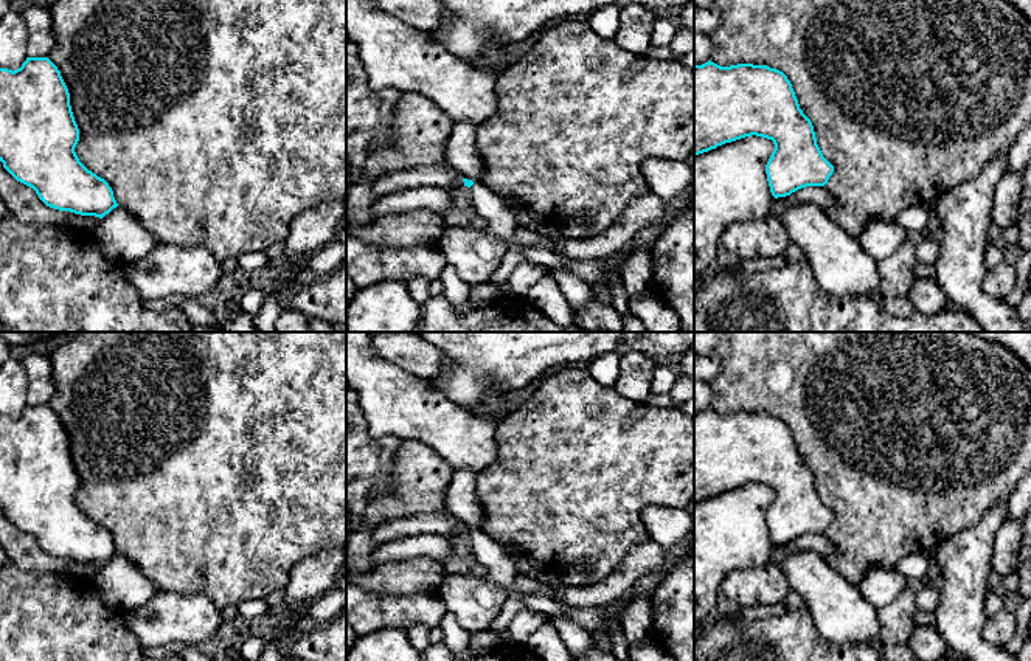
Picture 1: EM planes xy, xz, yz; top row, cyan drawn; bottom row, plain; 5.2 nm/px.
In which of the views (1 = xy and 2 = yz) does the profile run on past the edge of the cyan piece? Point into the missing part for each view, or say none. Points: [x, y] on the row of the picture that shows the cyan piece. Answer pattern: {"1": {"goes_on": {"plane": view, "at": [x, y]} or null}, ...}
{"1": {"goes_on": null}, "2": {"goes_on": null}}

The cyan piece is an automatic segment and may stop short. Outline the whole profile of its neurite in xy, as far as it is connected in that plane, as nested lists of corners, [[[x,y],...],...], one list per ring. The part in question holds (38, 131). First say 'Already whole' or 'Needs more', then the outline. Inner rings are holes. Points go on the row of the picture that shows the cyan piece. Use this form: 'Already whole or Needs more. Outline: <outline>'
Already whole. Outline: [[[26,57],[17,70],[0,68],[0,161],[50,208],[102,219],[118,206],[109,183],[89,171],[75,147],[79,129],[70,93],[48,57]]]

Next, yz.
Already whole. Outline: [[[711,61],[694,65],[694,155],[745,137],[772,140],[775,149],[765,164],[775,199],[806,186],[824,186],[834,166],[823,157],[814,126],[800,109],[787,76],[767,65],[738,64],[720,67]]]

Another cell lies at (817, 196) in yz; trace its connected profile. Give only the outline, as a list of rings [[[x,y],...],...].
[[[806,186],[792,192],[790,196],[786,196],[784,199],[789,205],[809,203],[817,205],[821,209],[828,209],[834,203],[832,197],[826,192],[824,186]]]

